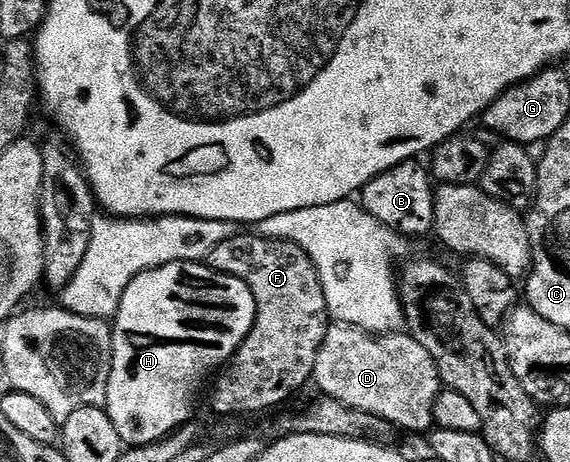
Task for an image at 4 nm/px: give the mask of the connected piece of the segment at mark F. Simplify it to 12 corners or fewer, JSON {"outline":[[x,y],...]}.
{"outline":[[229,236],[207,266],[244,279],[255,324],[211,407],[255,415],[312,382],[325,289],[288,239]]}

